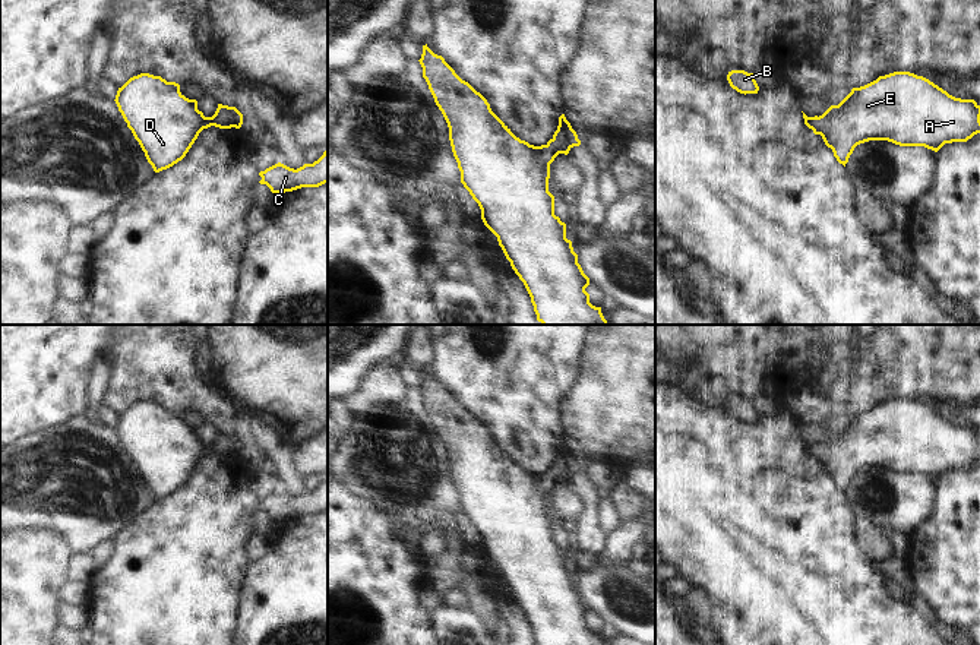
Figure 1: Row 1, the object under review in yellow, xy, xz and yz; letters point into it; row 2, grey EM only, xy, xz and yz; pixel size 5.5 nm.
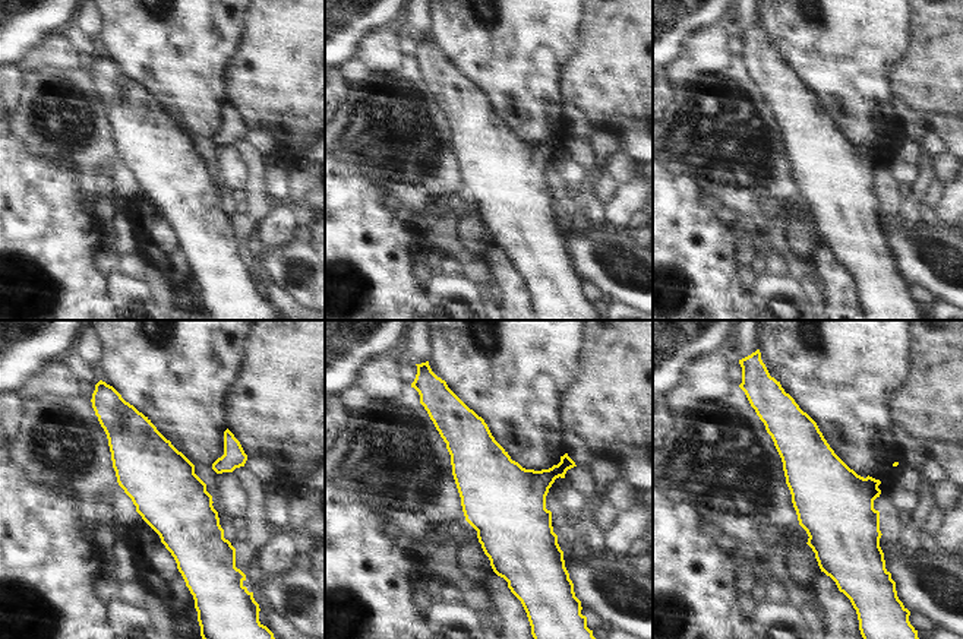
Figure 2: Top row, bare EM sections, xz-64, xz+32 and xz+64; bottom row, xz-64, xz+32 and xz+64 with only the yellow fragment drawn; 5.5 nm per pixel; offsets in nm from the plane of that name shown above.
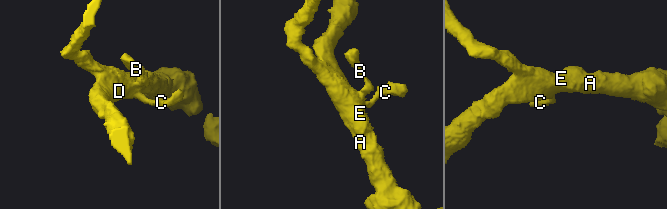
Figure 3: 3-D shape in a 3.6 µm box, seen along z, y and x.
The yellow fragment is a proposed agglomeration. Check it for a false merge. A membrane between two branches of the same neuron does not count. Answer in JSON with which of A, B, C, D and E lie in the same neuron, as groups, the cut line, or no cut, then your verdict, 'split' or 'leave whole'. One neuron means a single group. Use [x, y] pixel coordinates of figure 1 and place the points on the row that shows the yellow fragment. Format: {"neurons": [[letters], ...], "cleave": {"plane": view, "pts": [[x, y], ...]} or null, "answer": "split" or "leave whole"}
{"neurons": [["A", "B", "C", "D", "E"]], "cleave": null, "answer": "leave whole"}

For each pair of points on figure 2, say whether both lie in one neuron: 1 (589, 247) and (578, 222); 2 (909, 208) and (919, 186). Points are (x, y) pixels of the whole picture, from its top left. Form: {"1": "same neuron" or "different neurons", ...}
{"1": "different neurons", "2": "same neuron"}

